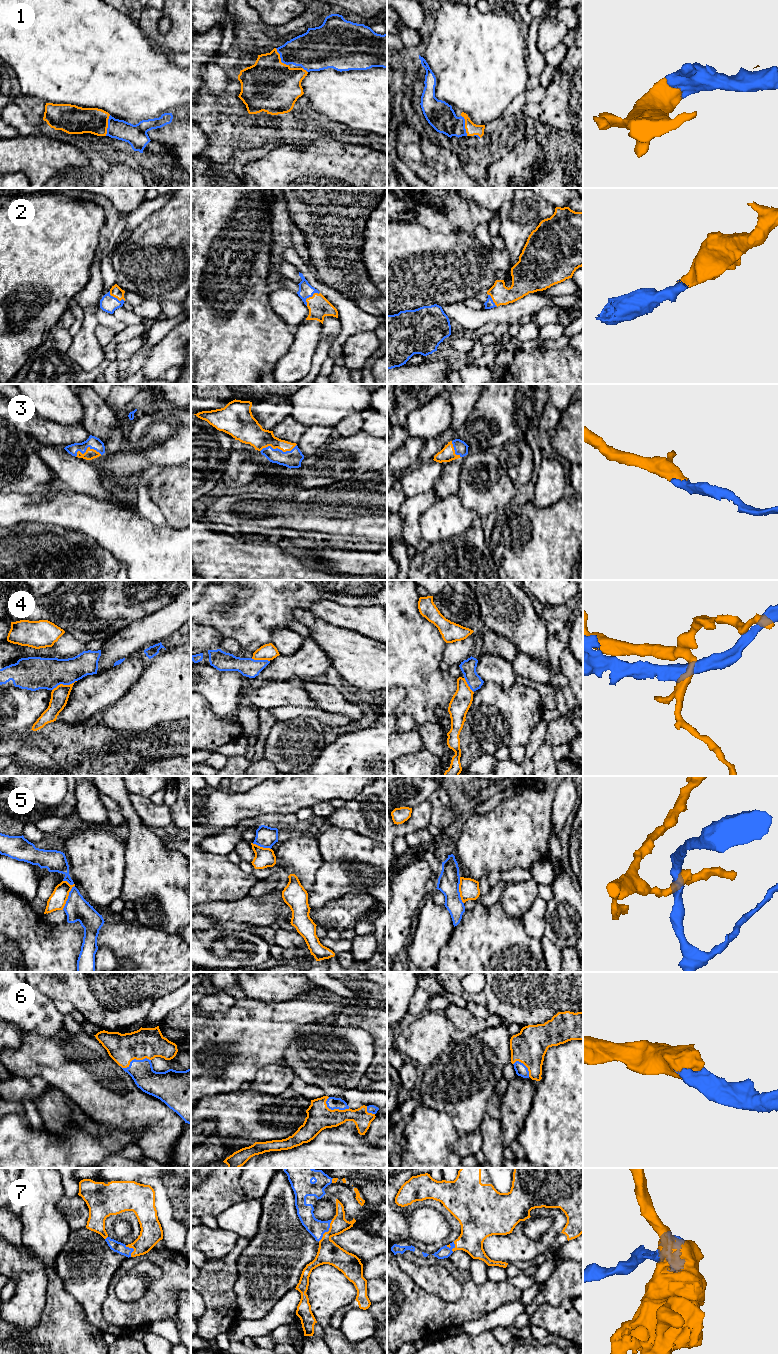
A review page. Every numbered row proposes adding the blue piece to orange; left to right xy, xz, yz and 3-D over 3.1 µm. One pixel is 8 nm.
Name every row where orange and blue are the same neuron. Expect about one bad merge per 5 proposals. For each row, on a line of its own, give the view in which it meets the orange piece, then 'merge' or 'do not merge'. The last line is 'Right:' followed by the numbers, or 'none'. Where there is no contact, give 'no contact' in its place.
1: meets orange in xz; merge
2: meets orange in xz; merge
3: meets orange in xz; merge
4: meets orange in xy; do not merge
5: meets orange in xy; do not merge
6: meets orange in xy; merge
7: meets orange in xz; merge
Right: 1, 2, 3, 6, 7

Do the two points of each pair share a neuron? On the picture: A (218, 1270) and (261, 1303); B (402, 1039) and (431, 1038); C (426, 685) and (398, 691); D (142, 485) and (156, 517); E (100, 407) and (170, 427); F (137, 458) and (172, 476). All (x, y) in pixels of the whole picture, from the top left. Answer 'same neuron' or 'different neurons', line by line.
A: different neurons
B: same neuron
C: different neurons
D: same neuron
E: different neurons
F: different neurons

